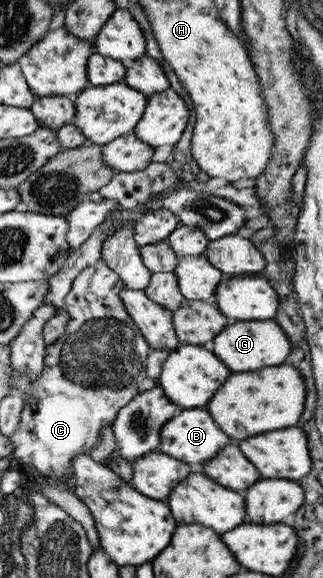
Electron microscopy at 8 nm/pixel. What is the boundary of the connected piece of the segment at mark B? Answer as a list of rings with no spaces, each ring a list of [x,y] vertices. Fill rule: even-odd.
[[[198,408],[183,409],[184,412],[180,412],[180,416],[174,416],[174,420],[170,419],[170,424],[166,424],[166,428],[161,428],[162,448],[159,448],[158,452],[165,452],[168,456],[186,461],[186,464],[199,467],[204,460],[210,460],[218,450],[222,450],[230,442],[230,438],[214,424],[210,414]]]

